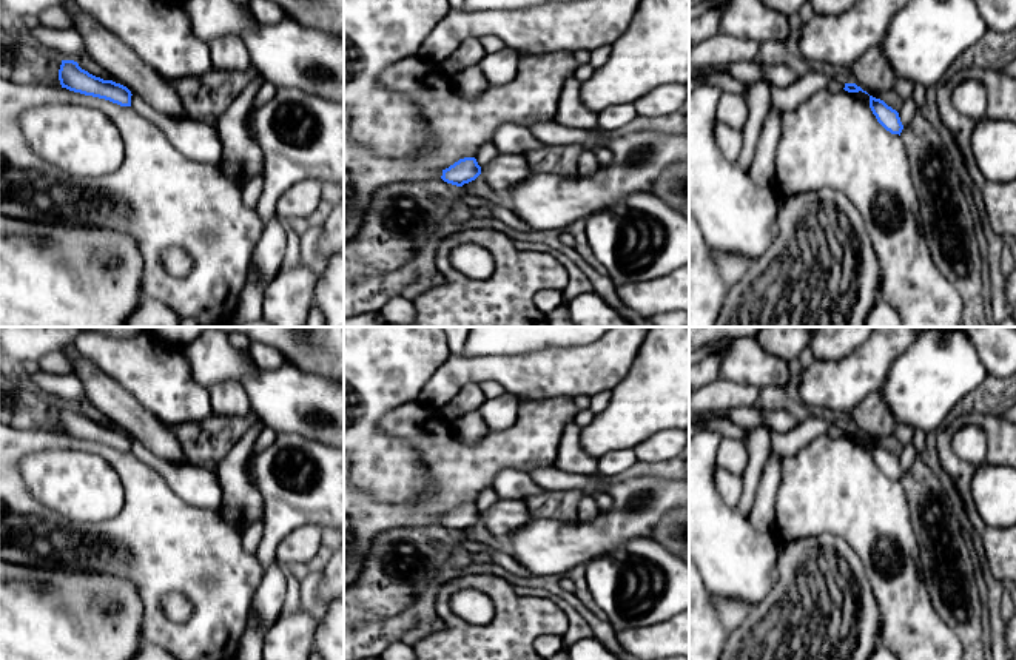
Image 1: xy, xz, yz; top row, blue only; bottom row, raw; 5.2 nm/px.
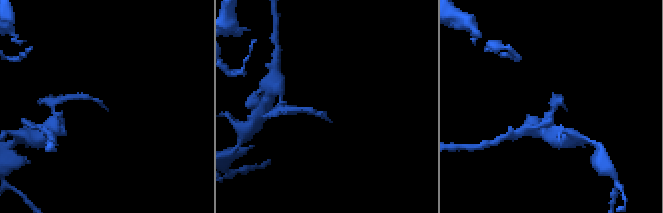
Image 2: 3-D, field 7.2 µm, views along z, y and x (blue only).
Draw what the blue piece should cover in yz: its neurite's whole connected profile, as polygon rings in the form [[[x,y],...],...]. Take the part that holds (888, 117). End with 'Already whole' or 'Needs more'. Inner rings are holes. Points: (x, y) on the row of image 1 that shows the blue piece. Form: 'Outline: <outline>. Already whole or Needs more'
Outline: [[[870,96],[870,108],[877,122],[891,134],[899,134],[903,130],[899,113],[888,106],[883,100]]]. Already whole

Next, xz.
Outline: [[[464,157],[442,170],[441,179],[447,184],[463,187],[481,174],[481,167],[475,157]]]. Already whole

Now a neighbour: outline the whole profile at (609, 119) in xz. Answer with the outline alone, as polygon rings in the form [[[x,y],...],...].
[[[615,105],[598,113],[598,128],[603,131],[615,131],[627,125],[635,116],[634,105]]]

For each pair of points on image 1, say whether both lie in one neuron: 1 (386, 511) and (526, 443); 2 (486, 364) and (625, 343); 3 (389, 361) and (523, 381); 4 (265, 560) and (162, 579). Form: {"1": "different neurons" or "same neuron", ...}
{"1": "same neuron", "2": "same neuron", "3": "different neurons", "4": "different neurons"}

